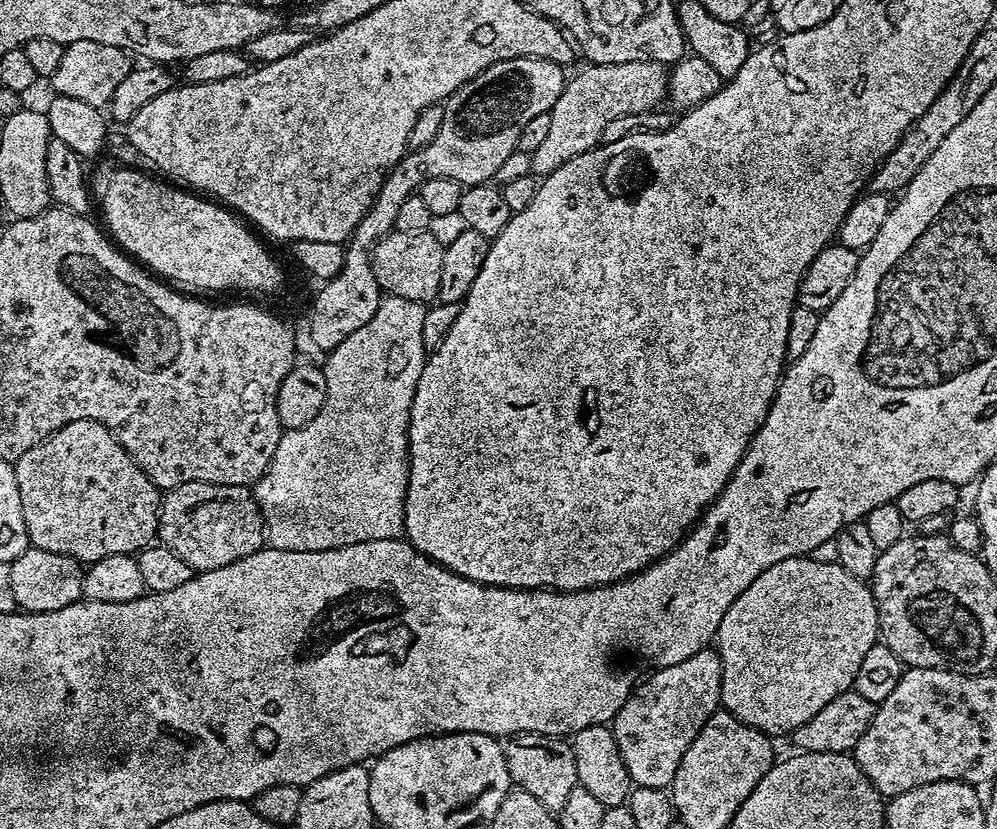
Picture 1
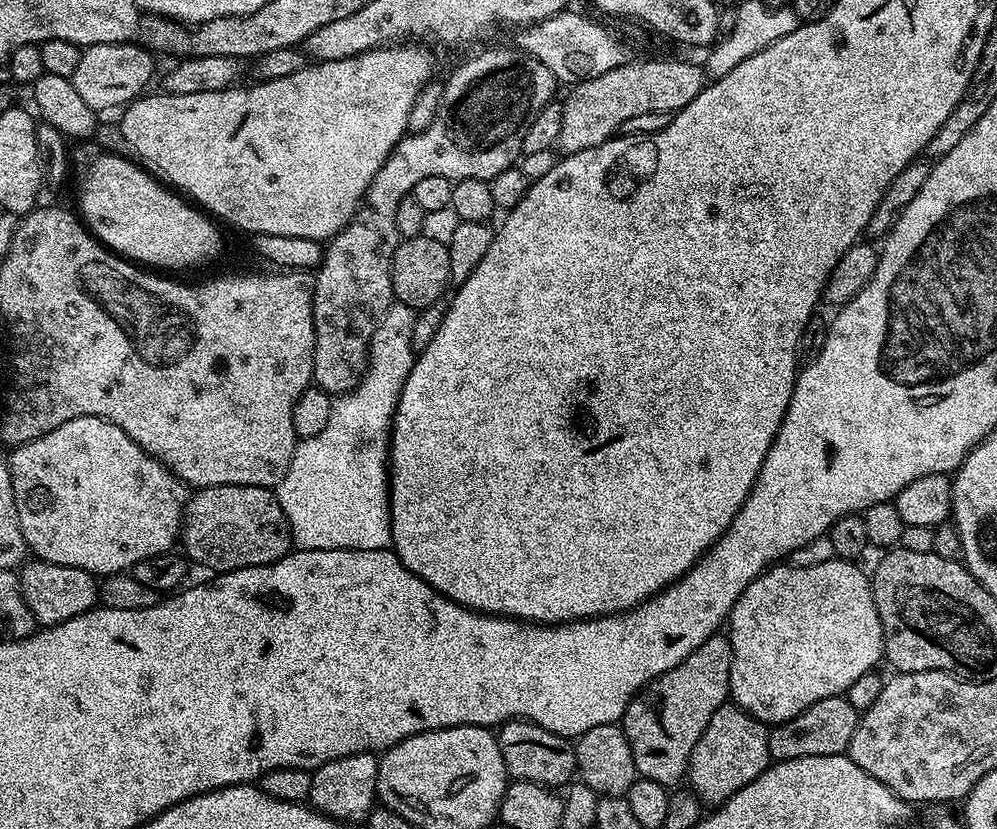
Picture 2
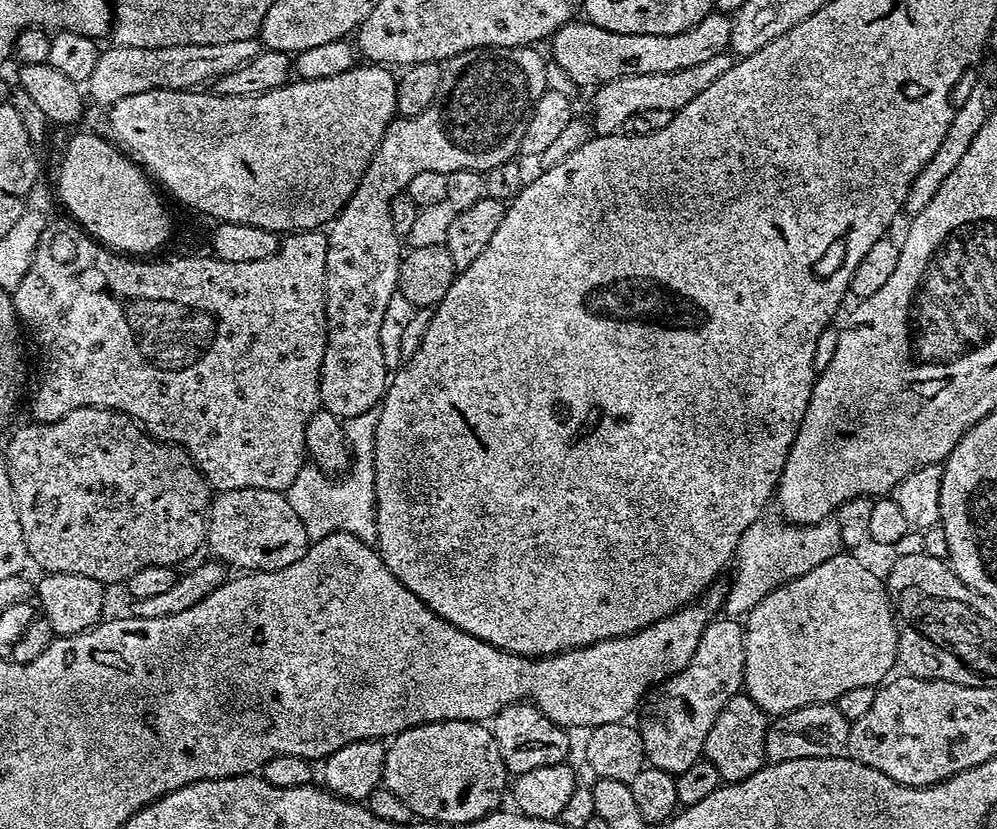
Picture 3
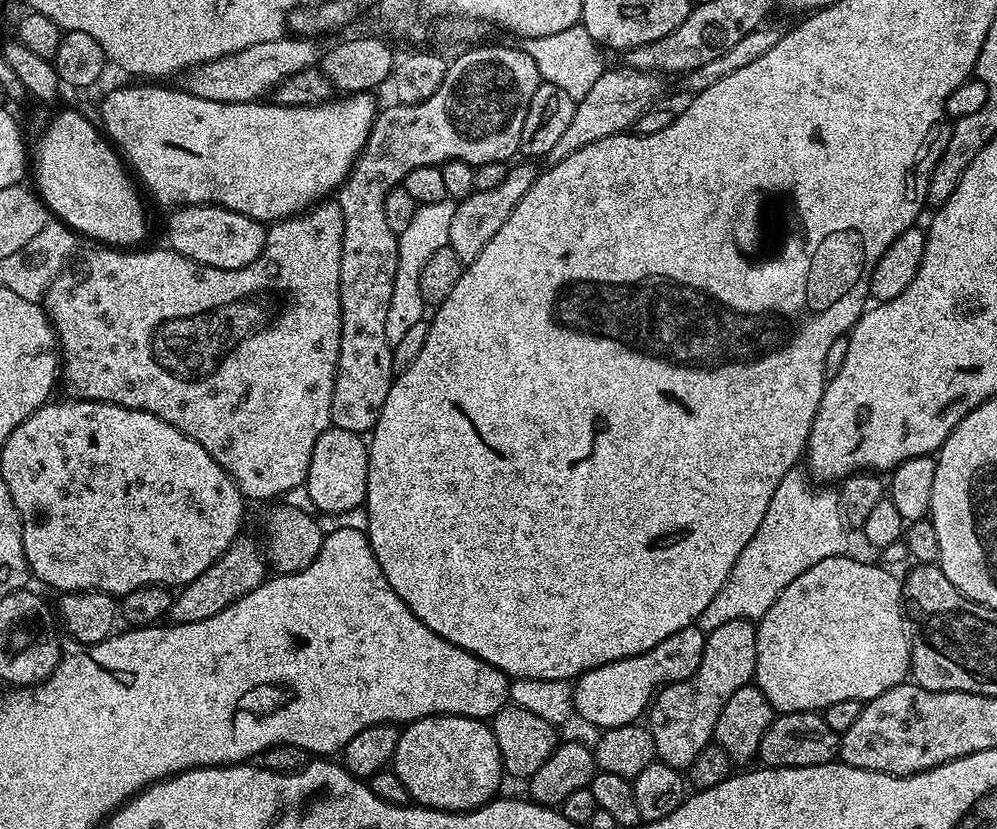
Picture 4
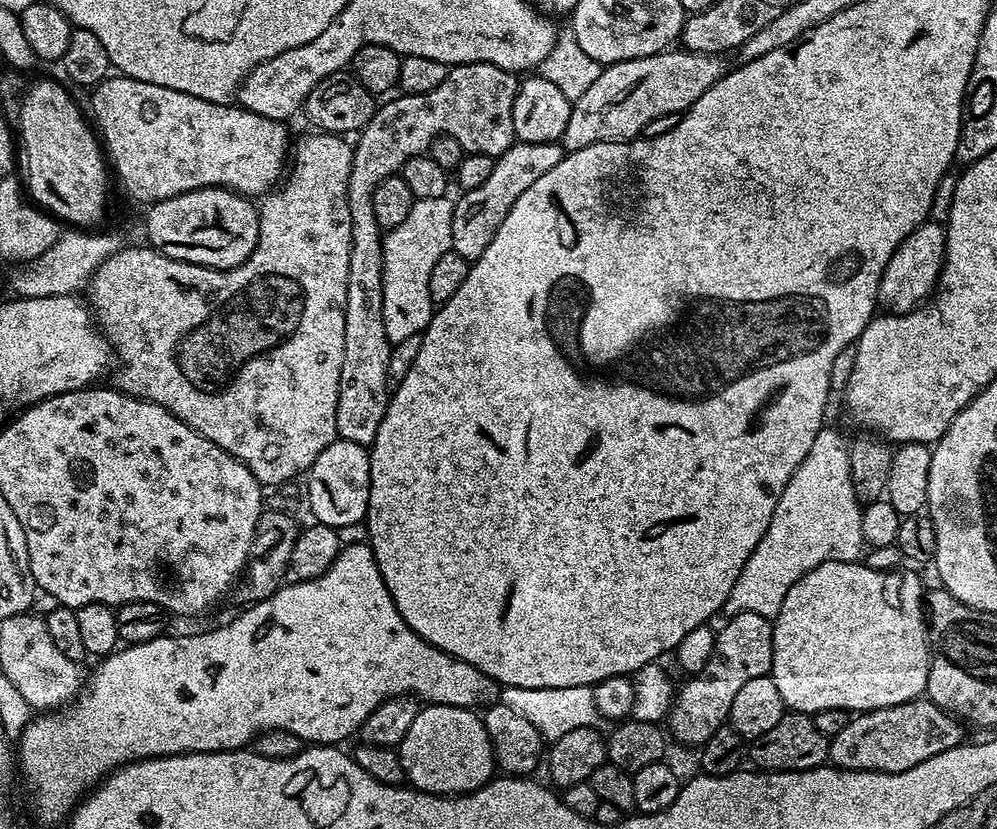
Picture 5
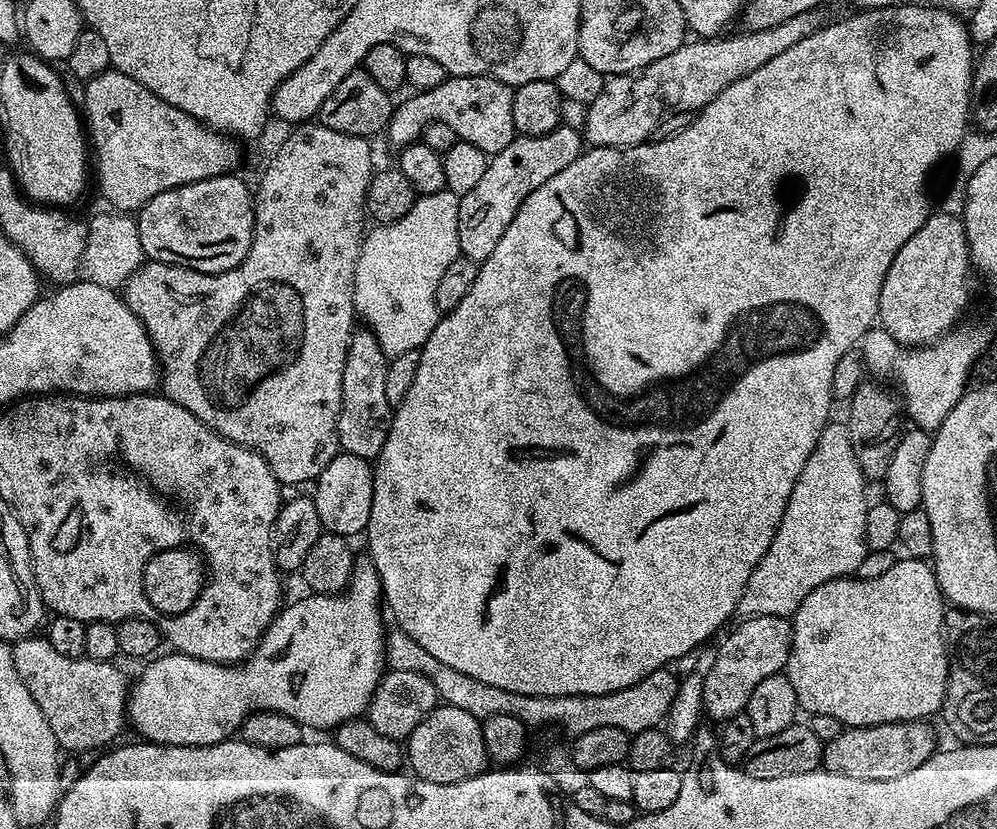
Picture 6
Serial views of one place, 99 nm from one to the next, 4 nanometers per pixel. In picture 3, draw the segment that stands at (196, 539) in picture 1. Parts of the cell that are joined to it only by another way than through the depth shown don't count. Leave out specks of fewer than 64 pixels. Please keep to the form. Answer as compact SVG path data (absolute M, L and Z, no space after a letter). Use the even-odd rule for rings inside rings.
M226 490L211 497L206 517L206 548L232 570L269 572L294 566L307 554L310 541L302 518L294 514L287 495L274 490Z

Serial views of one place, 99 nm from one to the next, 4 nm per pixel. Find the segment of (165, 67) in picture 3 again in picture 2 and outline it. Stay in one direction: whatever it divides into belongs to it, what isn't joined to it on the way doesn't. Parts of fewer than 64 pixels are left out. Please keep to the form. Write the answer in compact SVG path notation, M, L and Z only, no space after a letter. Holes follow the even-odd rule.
M136 42L126 44L91 44L81 51L78 67L70 77L74 90L94 110L127 105L145 91L156 72L153 53Z

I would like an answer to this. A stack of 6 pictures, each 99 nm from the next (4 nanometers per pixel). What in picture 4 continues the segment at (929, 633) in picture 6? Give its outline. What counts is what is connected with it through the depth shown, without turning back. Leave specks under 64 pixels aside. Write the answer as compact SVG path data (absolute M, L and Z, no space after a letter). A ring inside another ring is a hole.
M851 554L843 556L835 556L834 558L822 558L822 562L818 562L818 566L810 566L810 570L806 570L802 574L798 574L798 578L794 578L794 582L790 582L790 586L786 586L786 590L782 590L782 594L778 594L778 598L774 598L774 606L770 606L770 610L766 610L766 614L761 616L756 624L756 674L754 683L757 688L762 690L762 694L766 694L766 698L770 702L770 706L777 713L783 714L786 712L815 712L822 710L826 706L830 706L830 702L846 702L846 698L854 698L861 702L867 702L878 698L878 694L882 694L886 690L890 690L895 684L905 683L906 677L910 672L910 632L906 627L906 608L902 603L902 580L898 575L895 576L895 571L889 570L887 567L881 566L879 563L867 564L864 560L855 560Z

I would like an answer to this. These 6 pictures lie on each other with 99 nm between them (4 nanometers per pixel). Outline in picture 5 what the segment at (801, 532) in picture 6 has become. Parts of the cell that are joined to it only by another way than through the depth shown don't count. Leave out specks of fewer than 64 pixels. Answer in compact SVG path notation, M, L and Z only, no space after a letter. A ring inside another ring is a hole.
M831 426L820 429L810 446L810 454L802 458L802 466L794 470L786 490L774 506L774 518L762 534L762 542L754 546L754 554L746 558L734 590L726 598L723 611L728 614L753 612L774 618L782 610L786 594L802 574L822 566L822 562L856 562L865 551L862 534L862 505L850 482L849 441Z

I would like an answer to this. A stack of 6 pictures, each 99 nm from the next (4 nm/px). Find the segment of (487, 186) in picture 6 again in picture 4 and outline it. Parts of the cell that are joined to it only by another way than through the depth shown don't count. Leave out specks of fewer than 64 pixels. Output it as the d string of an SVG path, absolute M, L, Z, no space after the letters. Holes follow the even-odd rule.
M513 163L509 167L506 178L502 178L502 182L498 182L498 186L492 187L491 190L473 191L471 196L457 203L454 218L450 221L448 247L454 250L454 254L458 254L461 264L465 266L472 264L474 258L478 258L478 254L482 254L482 250L486 250L486 242L490 242L490 238L494 238L494 234L498 234L498 230L502 230L502 226L505 224L506 218L510 218L514 206L518 206L518 202L522 202L526 190L530 190L530 186L534 186L538 175L538 168L532 165L535 163L520 163L524 164Z

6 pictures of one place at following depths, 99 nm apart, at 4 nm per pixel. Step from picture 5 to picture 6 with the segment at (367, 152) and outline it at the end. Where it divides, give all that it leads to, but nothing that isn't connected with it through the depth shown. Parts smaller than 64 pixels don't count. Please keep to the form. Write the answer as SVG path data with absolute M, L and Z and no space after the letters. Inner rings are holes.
M449 76L442 86L434 86L434 90L426 90L409 95L409 100L404 100L392 109L392 117L386 129L386 137L396 150L408 144L415 144L420 140L422 130L430 122L446 122L450 130L454 130L457 140L470 142L470 146L478 146L478 150L495 154L506 150L510 142L516 139L518 133L514 126L514 102L512 101L513 85L503 84L493 76ZM356 330L342 370L342 410L338 418L338 438L343 451L372 462L388 437L394 406L386 402L386 370L389 356L378 346L378 338L367 330Z

